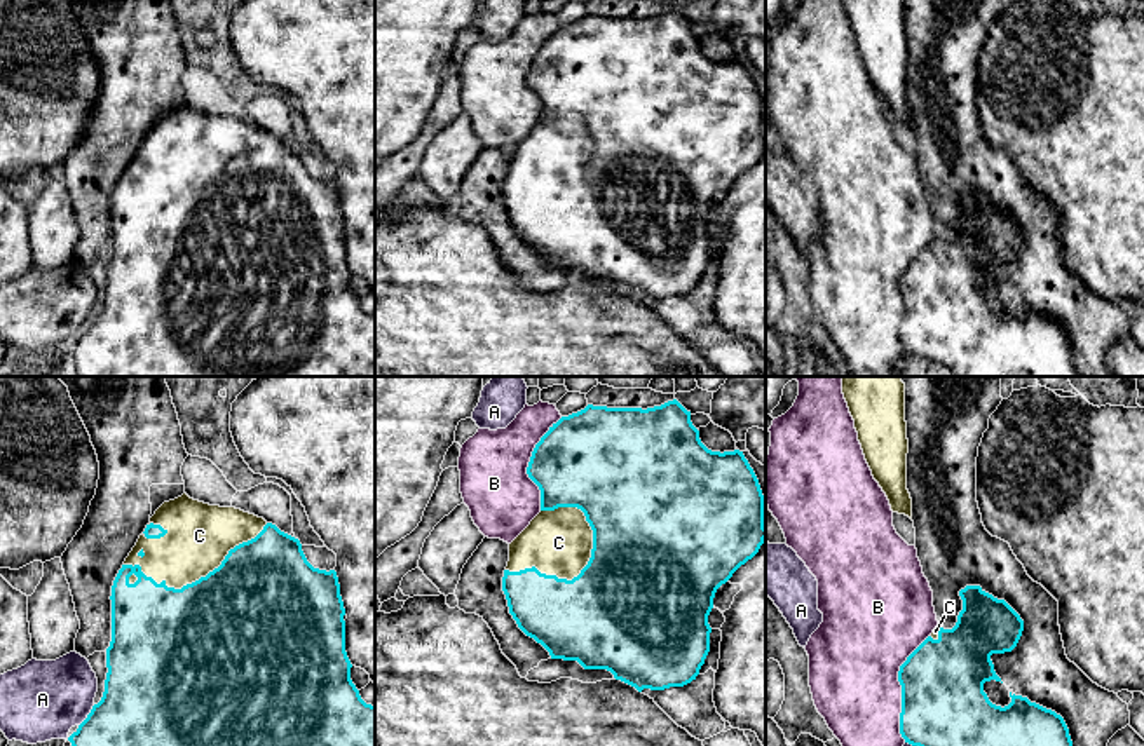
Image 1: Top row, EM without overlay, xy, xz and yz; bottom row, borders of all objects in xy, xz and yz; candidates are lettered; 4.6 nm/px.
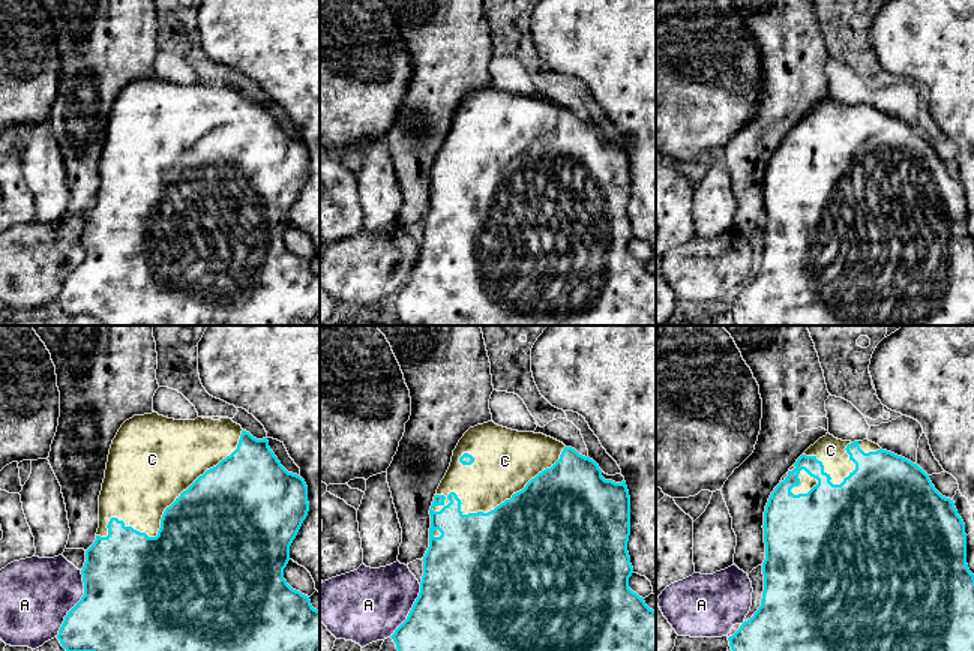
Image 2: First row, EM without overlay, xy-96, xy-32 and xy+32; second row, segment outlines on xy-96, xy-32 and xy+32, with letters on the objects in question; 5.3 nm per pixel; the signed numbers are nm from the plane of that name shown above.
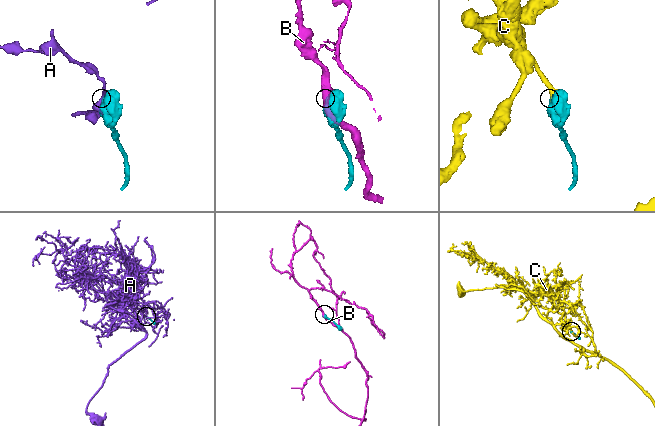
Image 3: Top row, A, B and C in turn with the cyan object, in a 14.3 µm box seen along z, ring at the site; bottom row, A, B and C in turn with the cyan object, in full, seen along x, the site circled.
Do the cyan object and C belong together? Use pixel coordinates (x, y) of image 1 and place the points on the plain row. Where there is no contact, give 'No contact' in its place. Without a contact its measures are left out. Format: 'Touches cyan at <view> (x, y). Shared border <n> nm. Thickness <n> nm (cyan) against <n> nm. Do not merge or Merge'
Touches cyan at xz (574, 187). Shared border 460 nm. Thickness 500 nm (cyan) against 300 nm. Merge

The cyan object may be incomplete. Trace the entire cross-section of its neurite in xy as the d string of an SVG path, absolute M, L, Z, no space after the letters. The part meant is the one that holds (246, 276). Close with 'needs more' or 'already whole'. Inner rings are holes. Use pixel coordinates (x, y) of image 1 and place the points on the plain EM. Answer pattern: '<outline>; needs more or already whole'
M183 103L164 112L150 127L113 190L110 209L112 251L106 258L105 302L68 347L78 376L375 376L375 315L361 309L351 289L337 181L314 178L298 148L255 124L209 115Z; needs more

